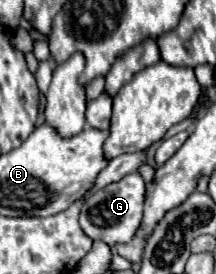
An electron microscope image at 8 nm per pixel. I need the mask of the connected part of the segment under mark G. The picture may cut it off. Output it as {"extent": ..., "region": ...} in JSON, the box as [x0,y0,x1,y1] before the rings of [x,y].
{"extent":[80,174,144,244],"region":[[[128,174],[120,182],[108,184],[106,188],[88,196],[80,210],[80,226],[92,240],[102,240],[106,244],[128,244],[142,222],[144,208],[144,180],[140,174]]]}

